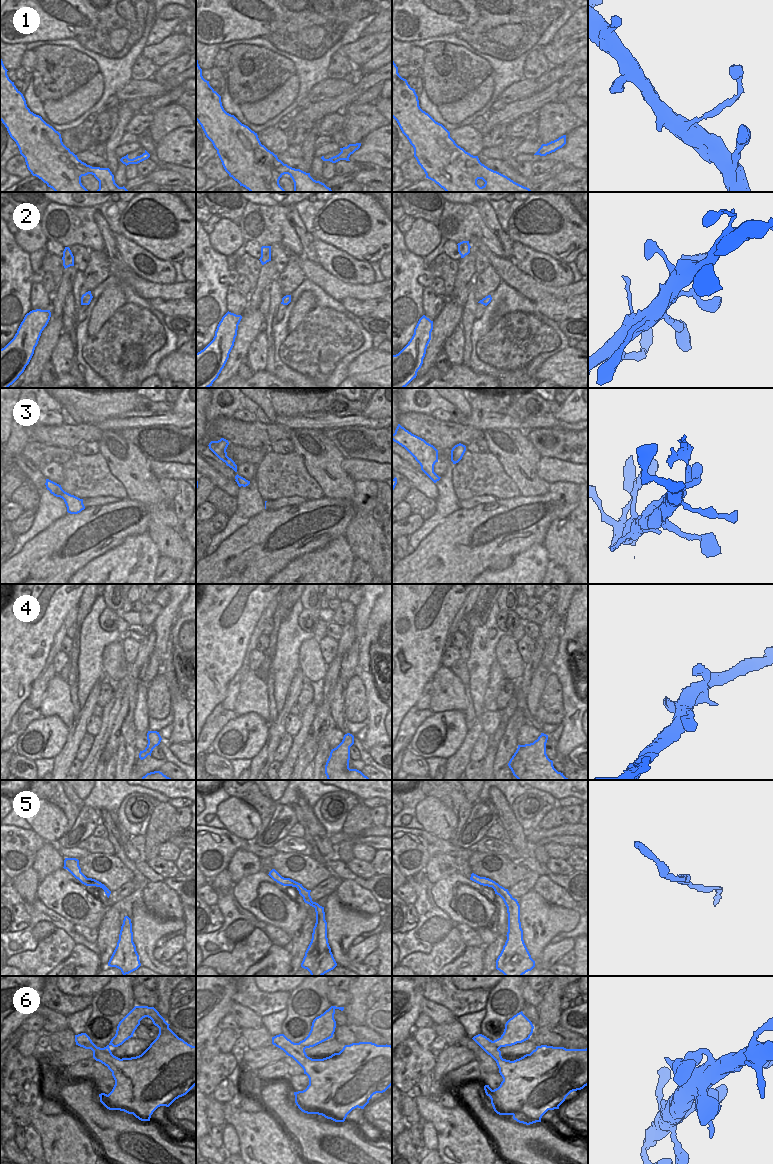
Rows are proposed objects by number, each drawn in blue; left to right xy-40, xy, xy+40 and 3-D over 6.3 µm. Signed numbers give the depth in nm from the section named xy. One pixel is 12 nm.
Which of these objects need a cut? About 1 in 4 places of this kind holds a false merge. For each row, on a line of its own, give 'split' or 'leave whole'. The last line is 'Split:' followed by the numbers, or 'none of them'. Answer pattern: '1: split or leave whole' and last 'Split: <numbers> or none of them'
1: split
2: leave whole
3: split
4: leave whole
5: leave whole
6: leave whole
Split: 1, 3

